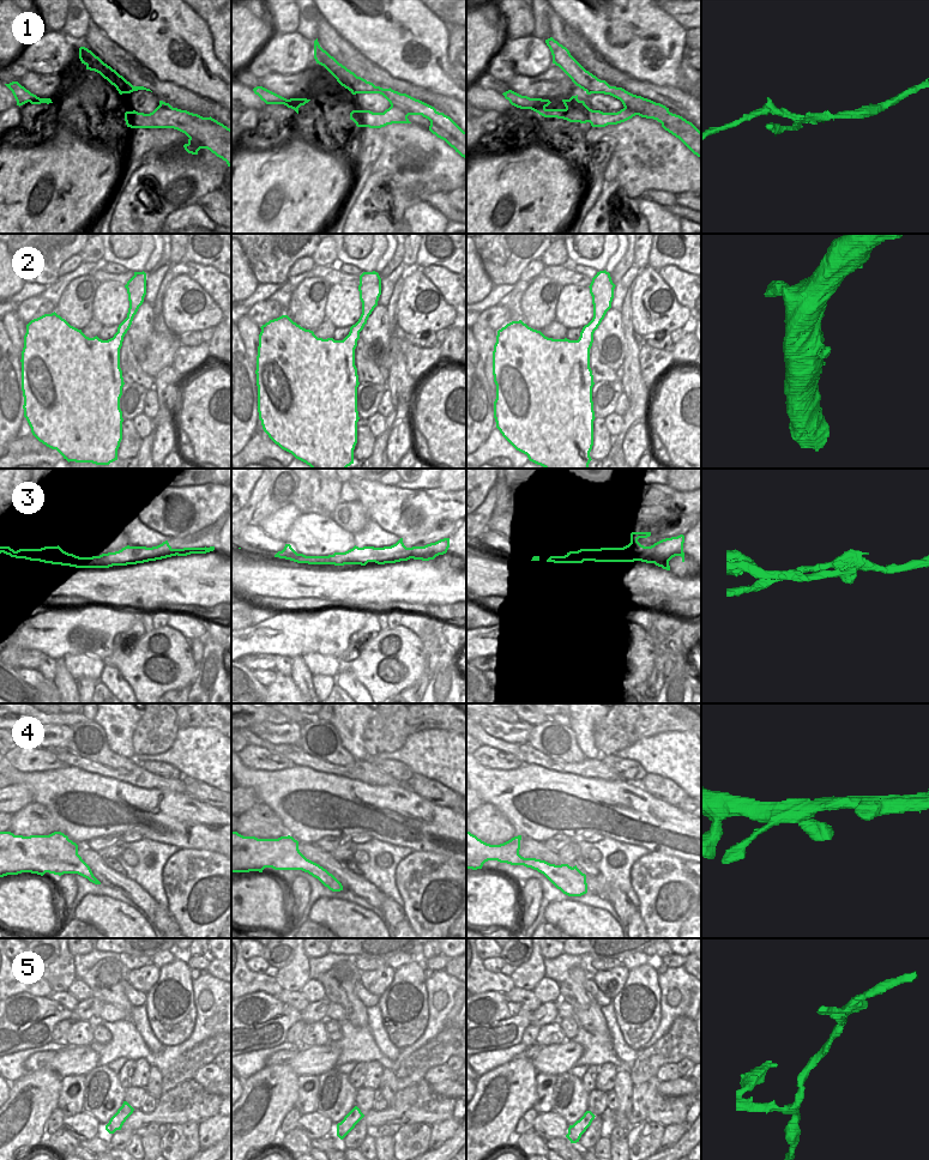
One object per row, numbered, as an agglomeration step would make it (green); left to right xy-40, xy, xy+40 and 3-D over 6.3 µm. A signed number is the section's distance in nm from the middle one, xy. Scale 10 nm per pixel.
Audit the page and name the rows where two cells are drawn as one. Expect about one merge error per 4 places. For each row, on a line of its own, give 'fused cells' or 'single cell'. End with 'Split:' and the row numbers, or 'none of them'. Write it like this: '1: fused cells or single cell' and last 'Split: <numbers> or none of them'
1: fused cells
2: single cell
3: fused cells
4: single cell
5: fused cells
Split: 1, 3, 5

